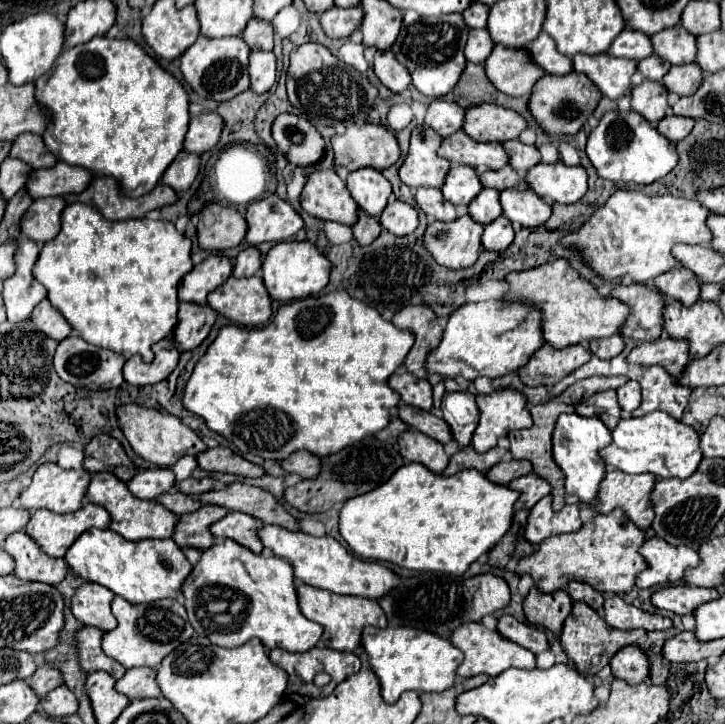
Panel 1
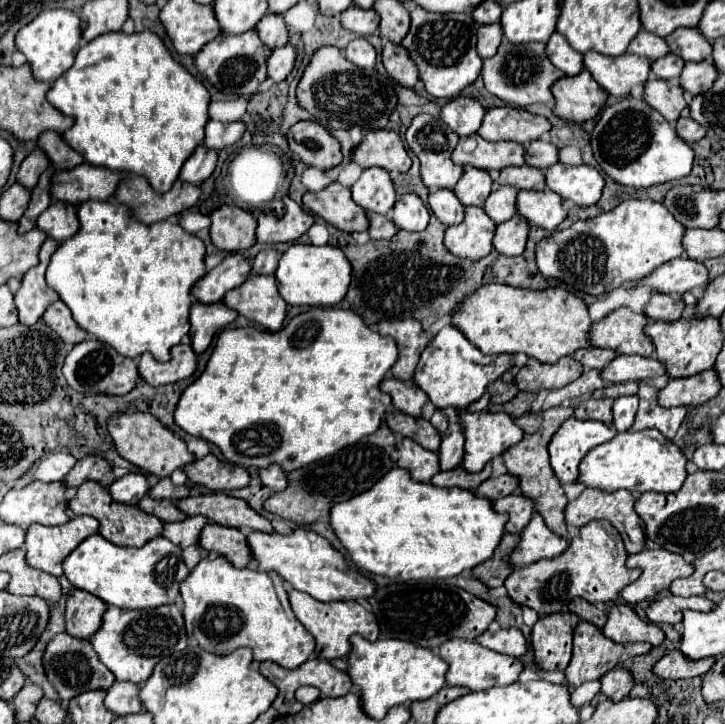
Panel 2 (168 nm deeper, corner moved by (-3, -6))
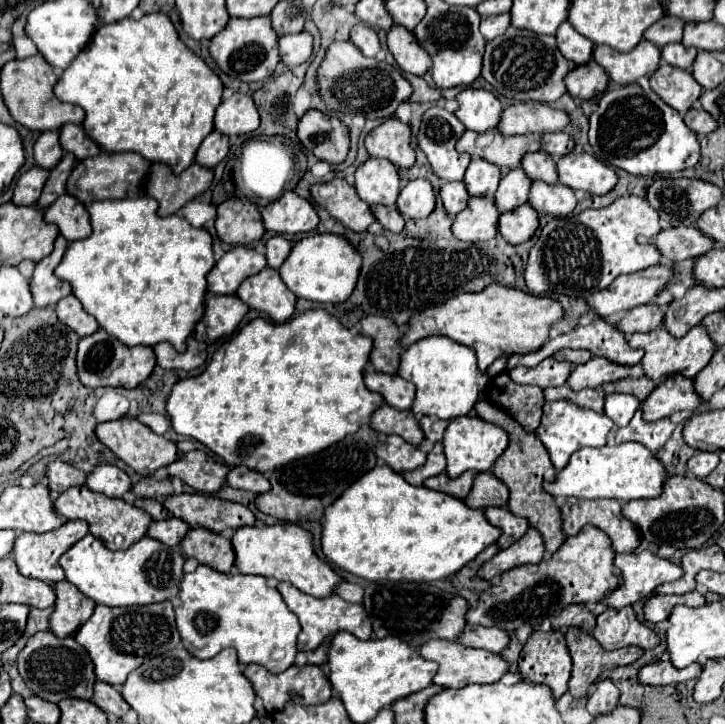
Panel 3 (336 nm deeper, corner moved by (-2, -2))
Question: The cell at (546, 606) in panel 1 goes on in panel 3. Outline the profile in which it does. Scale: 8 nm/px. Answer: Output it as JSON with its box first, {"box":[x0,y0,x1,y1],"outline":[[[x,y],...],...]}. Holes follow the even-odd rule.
{"box":[518,632,572,700],"outline":[[[532,632],[518,660],[522,680],[544,684],[558,700],[568,692],[572,660],[566,648],[564,632]]]}

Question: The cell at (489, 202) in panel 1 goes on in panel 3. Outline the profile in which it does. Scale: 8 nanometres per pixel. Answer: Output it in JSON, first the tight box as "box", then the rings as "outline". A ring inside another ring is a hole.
{"box":[496,166,532,212],"outline":[[[518,166],[518,168],[512,168],[502,180],[500,180],[500,186],[496,190],[496,206],[500,212],[508,212],[508,210],[514,210],[522,204],[528,202],[528,190],[532,186],[532,180],[524,174],[524,170]]]}

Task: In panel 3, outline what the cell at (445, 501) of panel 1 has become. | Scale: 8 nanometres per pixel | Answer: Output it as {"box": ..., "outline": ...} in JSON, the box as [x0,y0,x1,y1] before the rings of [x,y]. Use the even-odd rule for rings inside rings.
{"box":[322,464,500,582],"outline":[[[382,464],[382,466],[376,466],[376,470],[370,470],[368,474],[364,474],[364,478],[360,478],[360,482],[354,482],[352,486],[348,486],[348,490],[336,500],[332,502],[332,506],[328,506],[328,510],[324,510],[324,522],[322,522],[322,552],[324,556],[334,562],[338,568],[354,574],[354,576],[360,576],[364,580],[372,580],[372,582],[380,582],[380,580],[390,580],[390,582],[432,582],[432,580],[440,580],[440,578],[450,578],[452,574],[456,574],[460,568],[464,568],[470,560],[474,560],[484,548],[488,548],[490,544],[494,544],[500,536],[500,530],[492,524],[486,522],[484,518],[484,512],[482,510],[472,510],[468,508],[462,500],[458,498],[452,498],[448,494],[440,494],[436,490],[428,490],[424,486],[412,486],[408,484],[398,472],[394,472],[390,466]]]}

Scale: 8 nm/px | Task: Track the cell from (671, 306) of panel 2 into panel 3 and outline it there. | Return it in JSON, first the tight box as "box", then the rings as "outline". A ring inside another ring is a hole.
{"box":[616,304,664,336],"outline":[[[644,304],[636,306],[634,310],[628,310],[626,316],[616,324],[616,328],[624,336],[632,336],[636,332],[650,332],[662,326],[664,322],[664,312],[656,304]]]}

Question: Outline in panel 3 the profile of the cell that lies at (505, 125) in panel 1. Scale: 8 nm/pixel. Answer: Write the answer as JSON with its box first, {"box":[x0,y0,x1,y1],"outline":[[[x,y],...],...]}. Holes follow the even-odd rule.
{"box":[498,102,570,136],"outline":[[[516,102],[508,106],[500,118],[498,130],[506,136],[528,132],[560,132],[570,124],[570,116],[564,110],[550,108],[540,102]]]}

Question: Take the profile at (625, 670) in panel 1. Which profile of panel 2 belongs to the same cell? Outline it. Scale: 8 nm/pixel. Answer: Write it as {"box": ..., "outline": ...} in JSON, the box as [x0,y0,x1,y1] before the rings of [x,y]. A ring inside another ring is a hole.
{"box":[601,666,635,702],"outline":[[[615,666],[601,678],[601,694],[615,702],[625,700],[633,686],[635,686],[633,674],[629,674],[623,666]]]}

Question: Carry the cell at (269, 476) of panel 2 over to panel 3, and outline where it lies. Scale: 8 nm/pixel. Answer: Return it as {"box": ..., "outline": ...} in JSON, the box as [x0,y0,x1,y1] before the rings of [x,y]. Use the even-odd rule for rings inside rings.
{"box":[226,466,270,494],"outline":[[[246,466],[232,468],[226,476],[226,484],[238,490],[250,490],[254,494],[264,494],[270,490],[270,482],[260,472],[248,470]]]}

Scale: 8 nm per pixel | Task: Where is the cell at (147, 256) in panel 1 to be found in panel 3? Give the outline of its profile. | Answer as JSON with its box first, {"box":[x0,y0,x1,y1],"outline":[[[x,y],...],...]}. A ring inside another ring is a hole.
{"box":[56,196,216,352],"outline":[[[150,196],[88,204],[92,234],[68,244],[68,250],[56,268],[56,276],[70,282],[72,294],[82,302],[84,310],[100,322],[100,328],[126,346],[156,346],[158,342],[170,342],[178,352],[184,352],[186,338],[204,316],[206,274],[216,264],[212,236],[206,228],[194,228],[182,216],[172,214],[162,218],[156,210],[158,202]]]}

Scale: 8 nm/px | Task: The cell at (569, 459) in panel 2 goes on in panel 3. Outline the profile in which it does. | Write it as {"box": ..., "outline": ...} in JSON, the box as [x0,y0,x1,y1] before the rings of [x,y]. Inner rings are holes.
{"box":[536,400,614,470],"outline":[[[558,400],[544,404],[544,416],[542,416],[542,424],[536,430],[536,438],[540,438],[540,442],[548,450],[556,470],[562,470],[568,464],[570,456],[582,446],[598,446],[596,442],[606,442],[612,426],[614,426],[612,420],[604,414],[584,410],[568,400]]]}

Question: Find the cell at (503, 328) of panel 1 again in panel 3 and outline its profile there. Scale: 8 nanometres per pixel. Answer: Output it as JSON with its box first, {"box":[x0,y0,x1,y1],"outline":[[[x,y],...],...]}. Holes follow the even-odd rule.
{"box":[398,336,490,420],"outline":[[[428,336],[412,344],[408,350],[404,350],[400,354],[398,376],[410,380],[416,386],[412,412],[436,416],[440,420],[450,420],[470,414],[478,398],[478,392],[484,390],[490,380],[488,374],[482,374],[478,370],[474,350],[446,336]]]}

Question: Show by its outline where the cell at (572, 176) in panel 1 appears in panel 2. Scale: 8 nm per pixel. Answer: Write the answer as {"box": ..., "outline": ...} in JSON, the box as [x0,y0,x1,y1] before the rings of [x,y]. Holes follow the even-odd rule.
{"box":[545,164,605,206],"outline":[[[553,164],[545,170],[545,184],[563,200],[577,206],[593,206],[601,198],[605,180],[593,166]]]}

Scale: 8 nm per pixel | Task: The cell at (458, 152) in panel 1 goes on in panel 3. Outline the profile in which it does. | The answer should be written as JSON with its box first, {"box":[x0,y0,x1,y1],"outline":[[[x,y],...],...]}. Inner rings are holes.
{"box":[458,130,542,168],"outline":[[[492,130],[492,138],[484,146],[478,144],[478,138],[480,138],[480,134],[476,136],[476,140],[474,140],[474,134],[464,134],[458,142],[458,150],[470,152],[474,158],[484,158],[500,168],[516,168],[526,152],[540,150],[542,134],[504,136],[498,130]]]}

